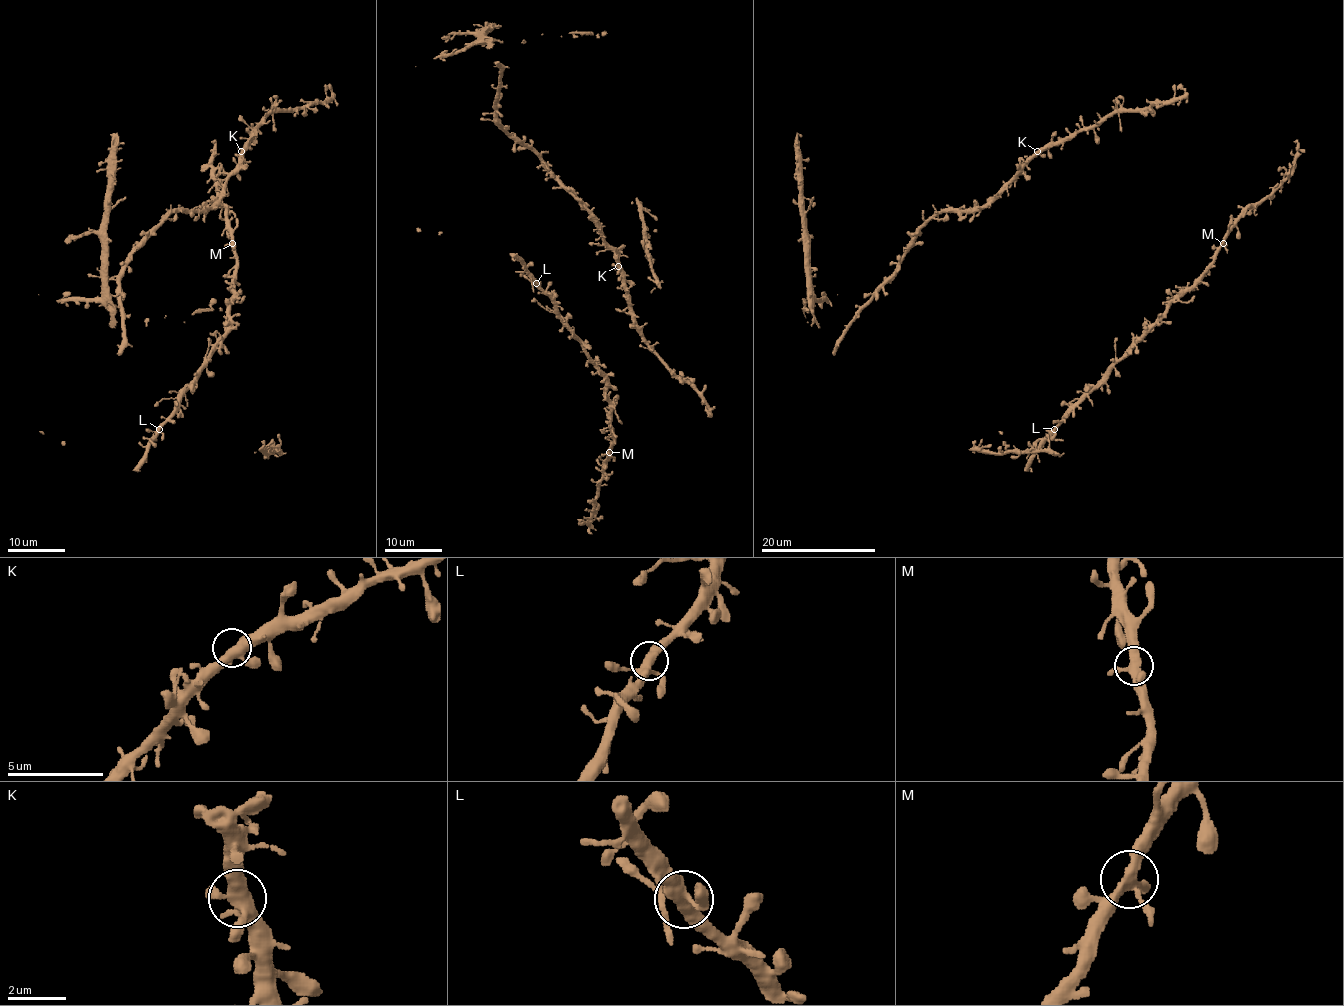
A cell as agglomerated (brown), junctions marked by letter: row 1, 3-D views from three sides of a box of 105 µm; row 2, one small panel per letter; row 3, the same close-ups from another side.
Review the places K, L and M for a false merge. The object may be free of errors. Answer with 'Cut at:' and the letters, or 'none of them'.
Cut at: none of them

